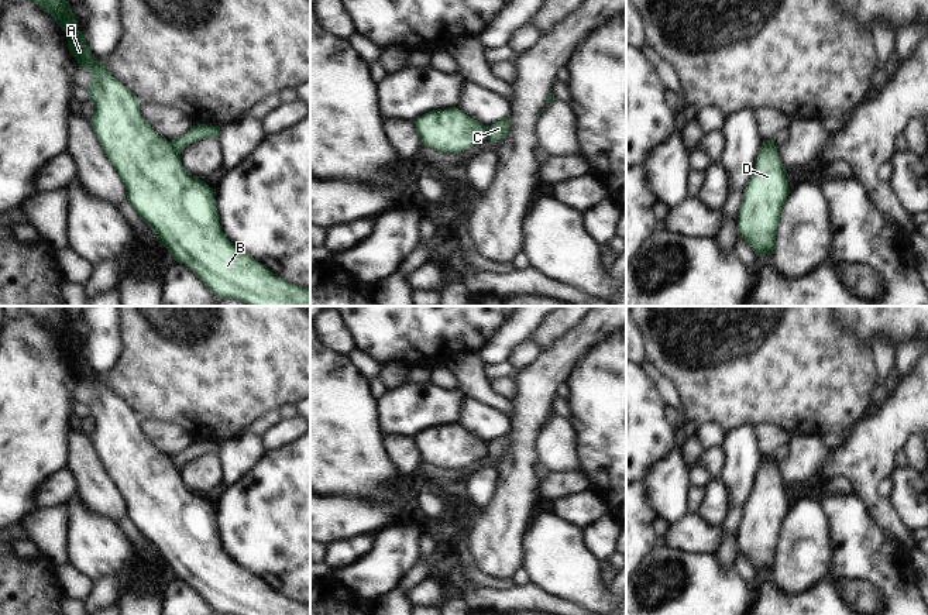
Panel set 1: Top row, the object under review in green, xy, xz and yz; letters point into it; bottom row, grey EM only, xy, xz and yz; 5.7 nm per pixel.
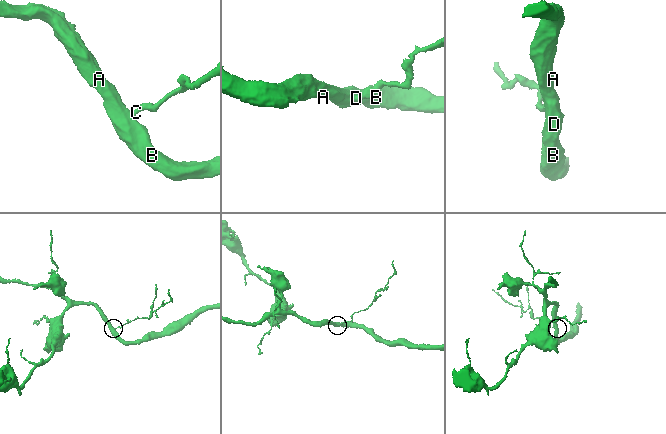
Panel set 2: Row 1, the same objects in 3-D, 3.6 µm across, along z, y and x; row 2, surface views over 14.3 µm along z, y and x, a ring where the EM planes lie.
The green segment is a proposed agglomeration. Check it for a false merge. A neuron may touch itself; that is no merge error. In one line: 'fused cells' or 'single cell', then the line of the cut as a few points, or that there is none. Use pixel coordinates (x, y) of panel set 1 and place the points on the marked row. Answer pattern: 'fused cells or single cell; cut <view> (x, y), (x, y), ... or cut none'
fused cells; cut xy (169, 141), (169, 145), (178, 155)

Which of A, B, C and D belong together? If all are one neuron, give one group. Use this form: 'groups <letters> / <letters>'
groups A B D / C

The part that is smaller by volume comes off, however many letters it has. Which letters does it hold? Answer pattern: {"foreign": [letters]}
{"foreign": ["C"]}

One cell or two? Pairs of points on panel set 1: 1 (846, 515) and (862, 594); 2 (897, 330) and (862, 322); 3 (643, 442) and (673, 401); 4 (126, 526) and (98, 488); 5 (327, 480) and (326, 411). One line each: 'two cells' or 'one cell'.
1: one cell
2: one cell
3: two cells
4: two cells
5: one cell

